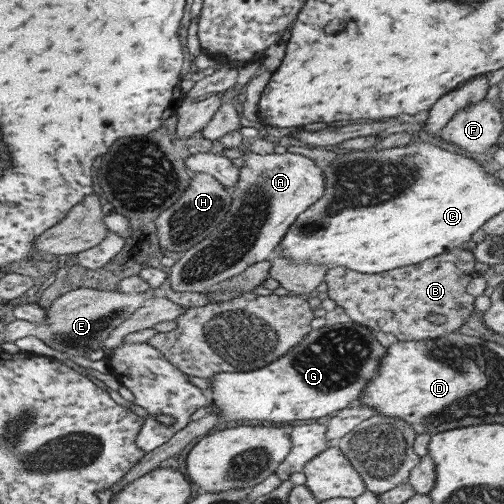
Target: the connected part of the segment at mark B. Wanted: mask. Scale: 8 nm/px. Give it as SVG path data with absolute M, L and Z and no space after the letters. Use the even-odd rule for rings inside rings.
M457 247L435 258L423 260L419 264L392 269L378 274L361 274L342 267L332 267L325 274L324 283L327 285L327 299L343 309L344 315L355 324L369 329L393 334L398 341L420 341L433 339L457 330L475 310L475 298L465 292L467 284L477 274L473 270L475 258L472 252ZM429 314L443 316L443 324L433 324L427 320Z

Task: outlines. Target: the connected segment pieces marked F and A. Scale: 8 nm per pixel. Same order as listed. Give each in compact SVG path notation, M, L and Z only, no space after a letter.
M483 98L459 109L437 135L467 154L478 155L496 143L502 130L499 107L493 106L492 100L485 101Z
M241 130L224 134L218 138L218 141L223 148L237 149L240 152L240 158L243 159L243 165L238 168L237 180L230 189L232 199L228 212L225 213L218 227L196 246L180 254L179 259L170 267L169 286L175 292L203 292L204 288L245 272L251 264L266 261L277 250L279 242L283 240L285 232L293 224L297 215L310 207L324 193L325 179L322 170L305 156L287 151L283 154L252 153L247 148L241 147Z

